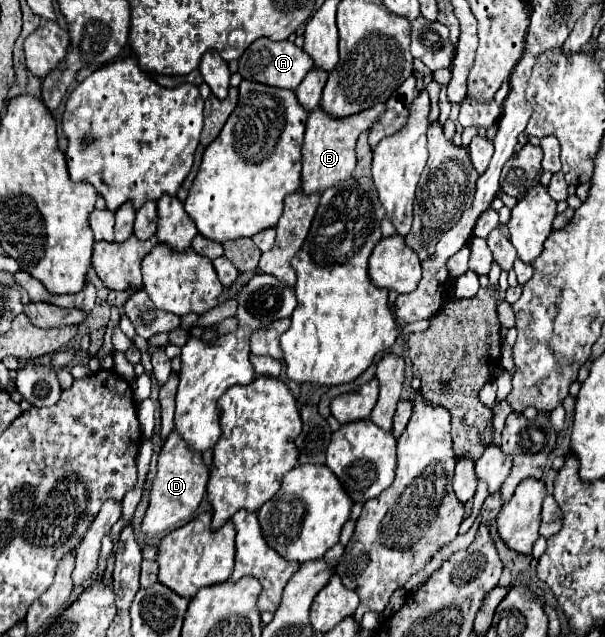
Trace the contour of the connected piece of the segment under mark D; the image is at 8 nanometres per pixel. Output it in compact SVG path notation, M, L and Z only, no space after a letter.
M171 431L171 435L165 439L161 453L159 453L159 463L157 463L157 475L153 481L151 489L151 499L149 499L149 509L145 513L141 531L145 537L155 537L163 531L175 529L181 521L193 519L199 503L203 501L207 493L207 479L209 479L209 469L205 467L203 459L199 453L191 453L183 439Z

